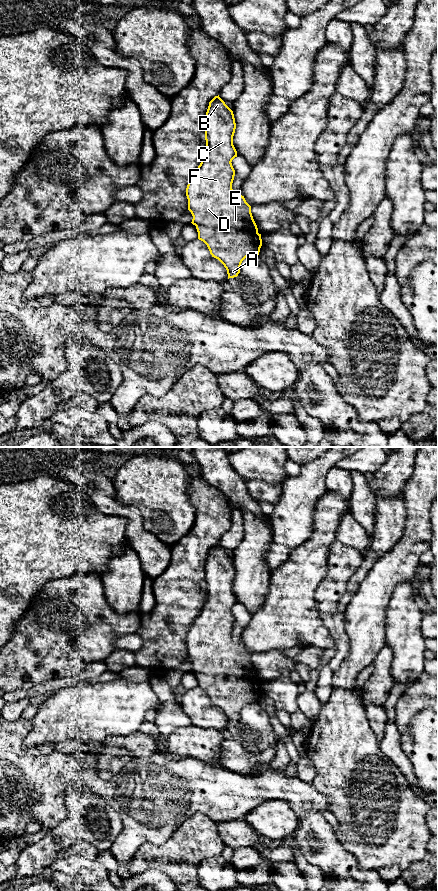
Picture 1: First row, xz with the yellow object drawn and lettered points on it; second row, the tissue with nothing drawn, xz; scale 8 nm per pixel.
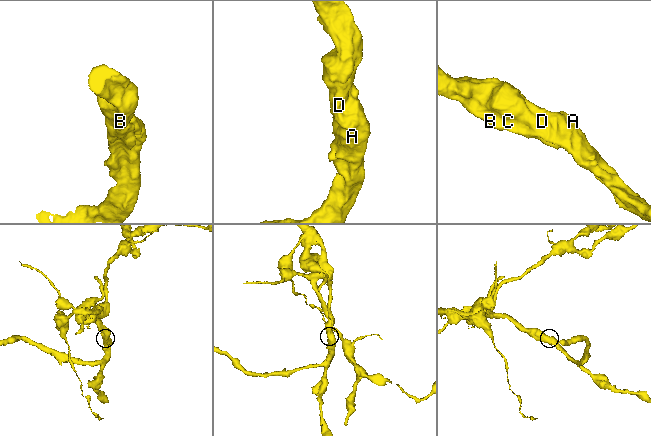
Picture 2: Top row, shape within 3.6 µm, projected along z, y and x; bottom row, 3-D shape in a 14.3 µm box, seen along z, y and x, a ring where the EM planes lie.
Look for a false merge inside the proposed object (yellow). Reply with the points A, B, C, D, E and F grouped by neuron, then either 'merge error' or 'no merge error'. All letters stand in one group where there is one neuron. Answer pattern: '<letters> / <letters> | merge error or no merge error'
A B C D E F | no merge error

